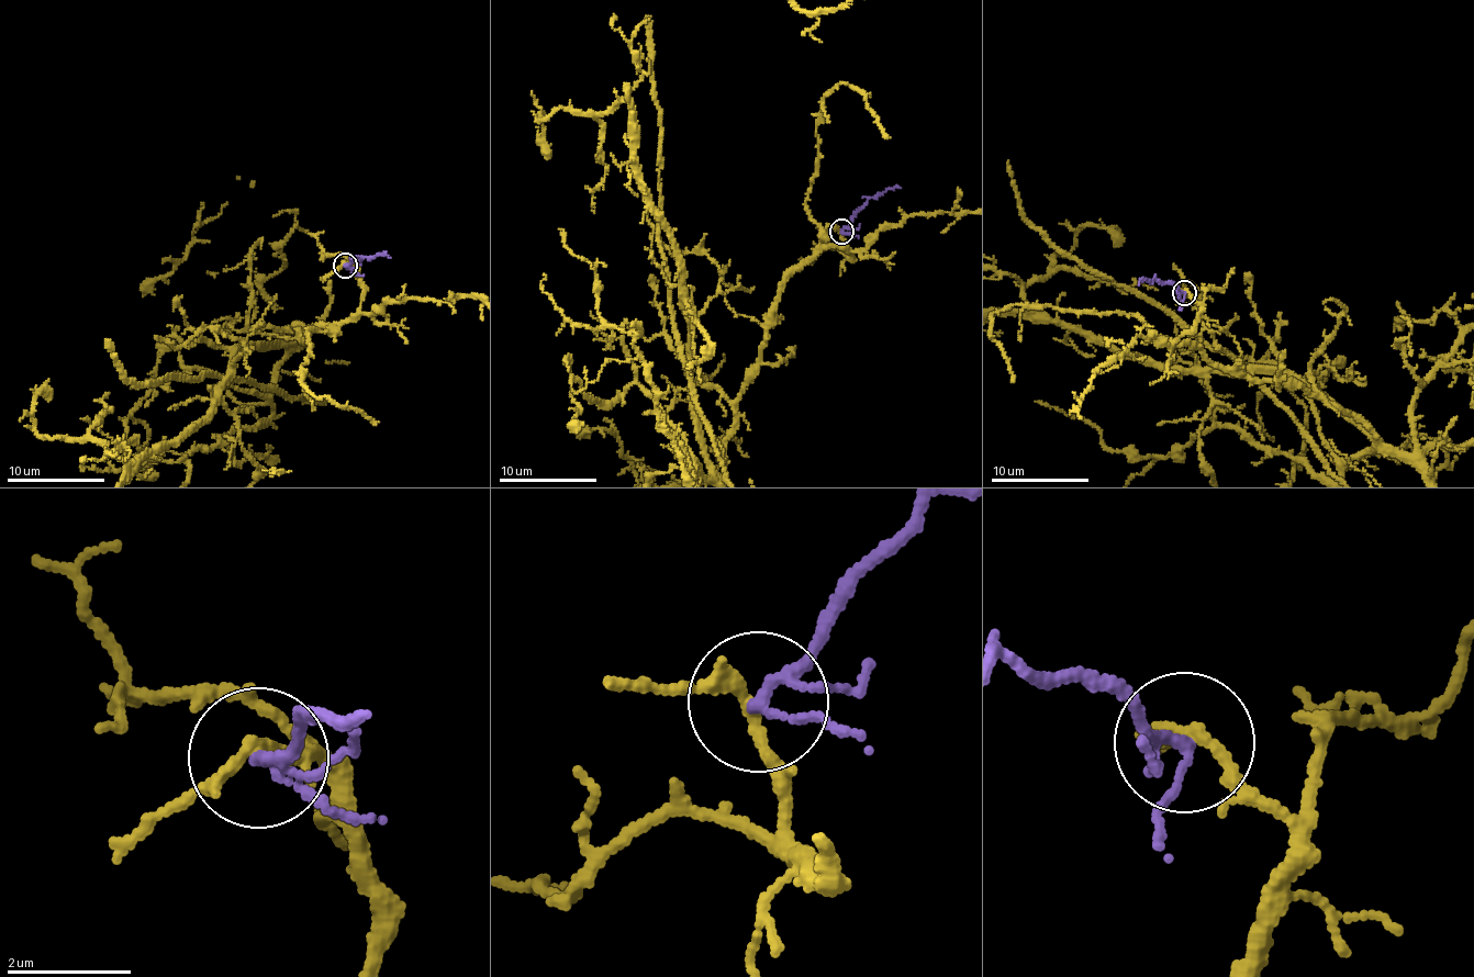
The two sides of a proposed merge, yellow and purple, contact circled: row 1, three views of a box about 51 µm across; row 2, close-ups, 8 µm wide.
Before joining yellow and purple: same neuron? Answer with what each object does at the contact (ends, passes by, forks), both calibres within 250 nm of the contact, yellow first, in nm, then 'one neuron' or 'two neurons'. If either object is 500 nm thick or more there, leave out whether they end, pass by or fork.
yellow passes by | purple forks | 190/140 nm | two neurons

